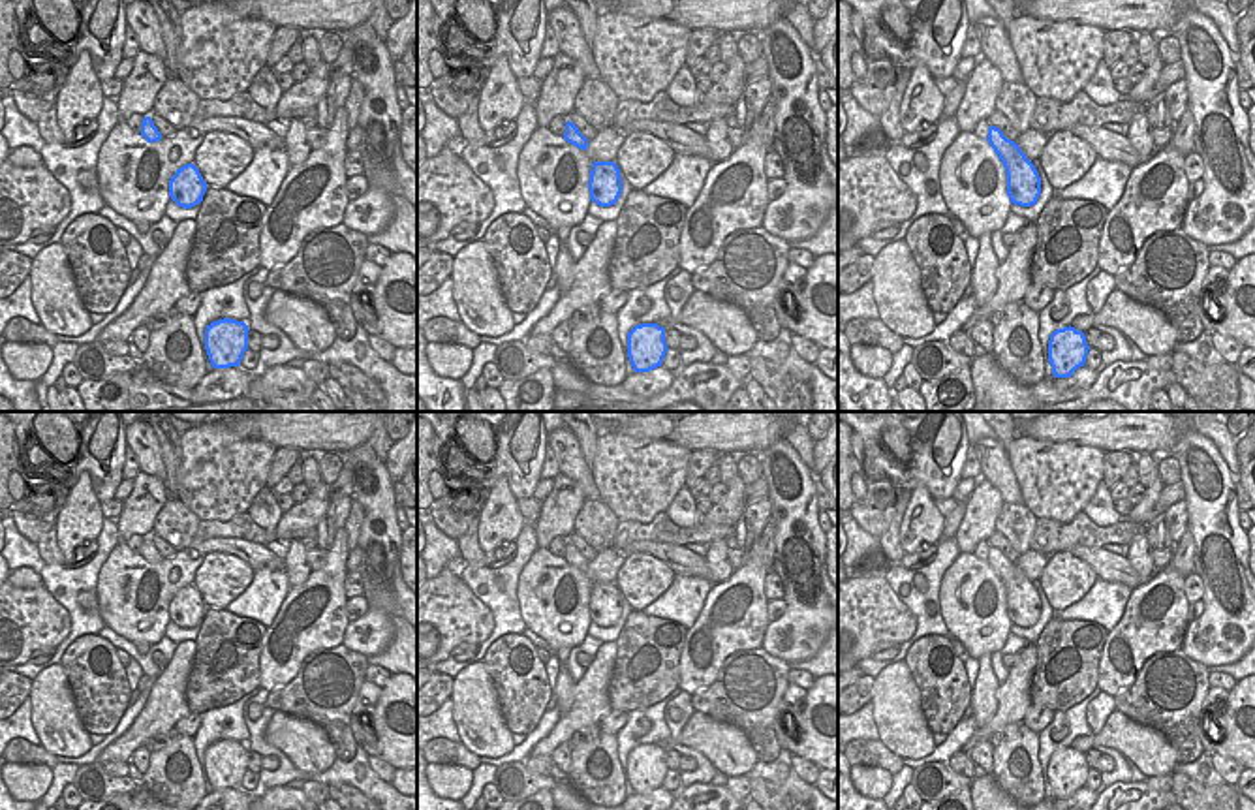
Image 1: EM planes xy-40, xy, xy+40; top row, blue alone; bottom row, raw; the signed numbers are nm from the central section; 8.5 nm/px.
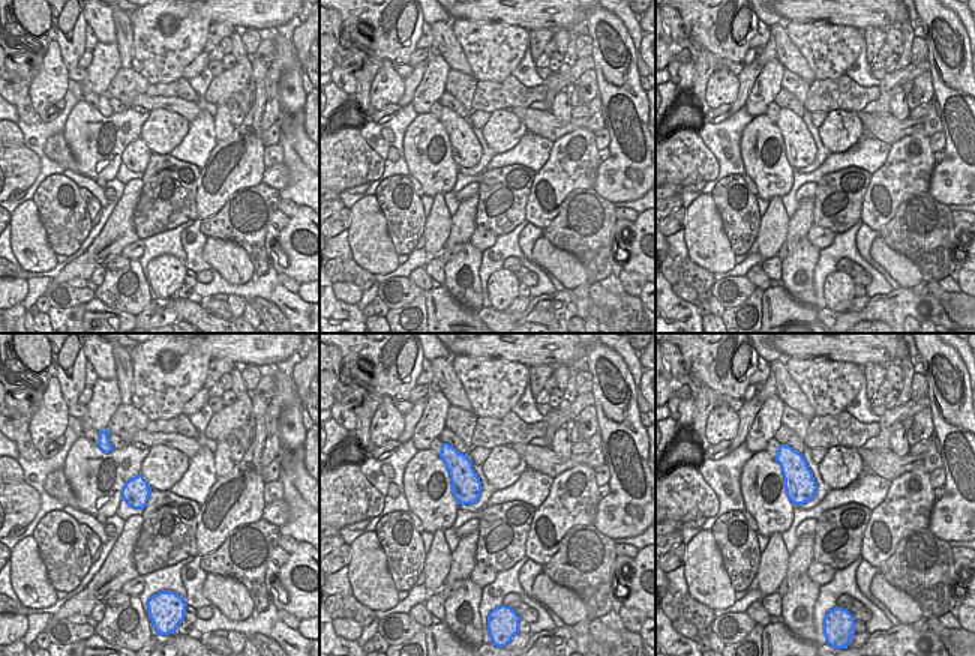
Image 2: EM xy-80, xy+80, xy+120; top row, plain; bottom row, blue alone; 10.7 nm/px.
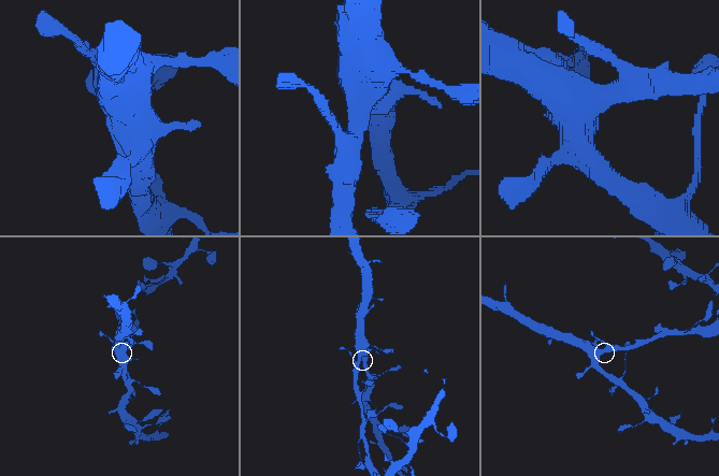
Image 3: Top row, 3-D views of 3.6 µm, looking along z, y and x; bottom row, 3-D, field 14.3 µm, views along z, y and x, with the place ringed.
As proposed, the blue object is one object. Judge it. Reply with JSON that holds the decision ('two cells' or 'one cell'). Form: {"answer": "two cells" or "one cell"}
{"answer": "one cell"}

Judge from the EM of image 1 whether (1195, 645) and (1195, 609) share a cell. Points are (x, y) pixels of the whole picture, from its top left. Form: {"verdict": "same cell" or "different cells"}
{"verdict": "different cells"}

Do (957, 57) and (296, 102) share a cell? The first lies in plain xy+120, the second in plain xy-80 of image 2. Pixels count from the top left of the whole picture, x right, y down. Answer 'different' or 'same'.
same

